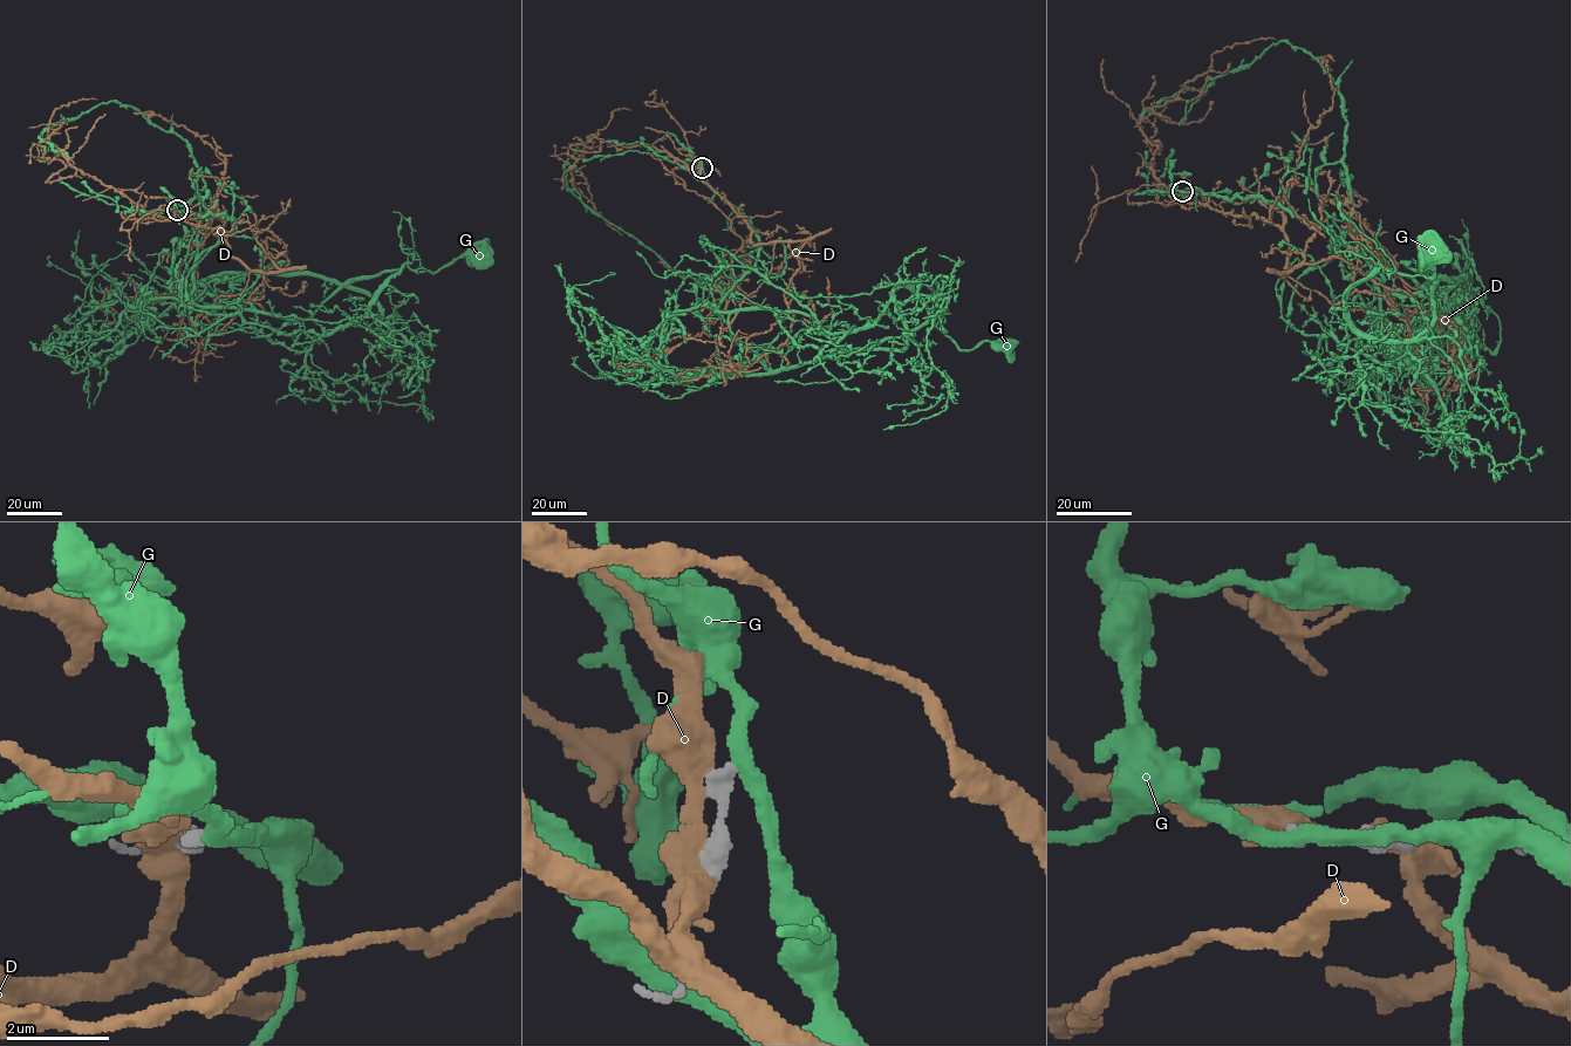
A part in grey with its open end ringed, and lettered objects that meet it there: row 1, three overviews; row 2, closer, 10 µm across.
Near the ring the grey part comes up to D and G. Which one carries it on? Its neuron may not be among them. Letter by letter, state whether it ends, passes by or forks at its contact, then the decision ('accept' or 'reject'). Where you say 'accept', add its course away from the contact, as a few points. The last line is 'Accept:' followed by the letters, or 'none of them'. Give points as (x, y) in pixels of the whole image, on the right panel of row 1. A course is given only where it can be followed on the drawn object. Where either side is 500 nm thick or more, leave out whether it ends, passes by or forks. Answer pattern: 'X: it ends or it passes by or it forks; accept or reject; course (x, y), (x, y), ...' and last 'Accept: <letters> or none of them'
D: it passes by; reject
G: it passes by; reject
Accept: none of them

